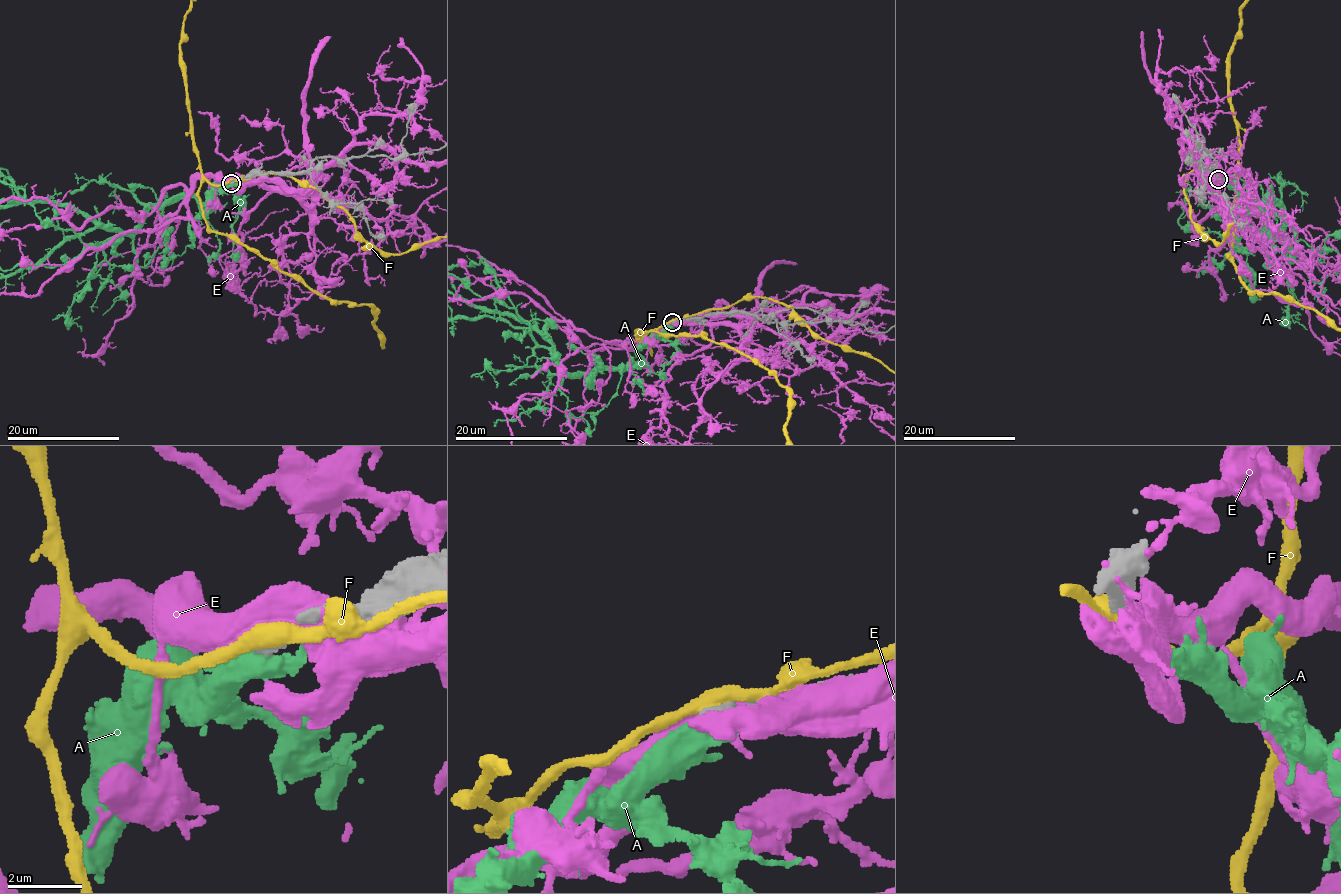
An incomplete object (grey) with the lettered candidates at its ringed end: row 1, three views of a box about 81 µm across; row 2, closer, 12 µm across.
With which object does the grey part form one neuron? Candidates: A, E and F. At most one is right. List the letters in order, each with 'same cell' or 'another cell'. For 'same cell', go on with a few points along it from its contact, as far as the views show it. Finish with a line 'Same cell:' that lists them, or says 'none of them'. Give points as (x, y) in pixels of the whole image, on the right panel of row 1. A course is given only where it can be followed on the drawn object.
A: another cell
E: another cell
F: another cell
Same cell: none of them

